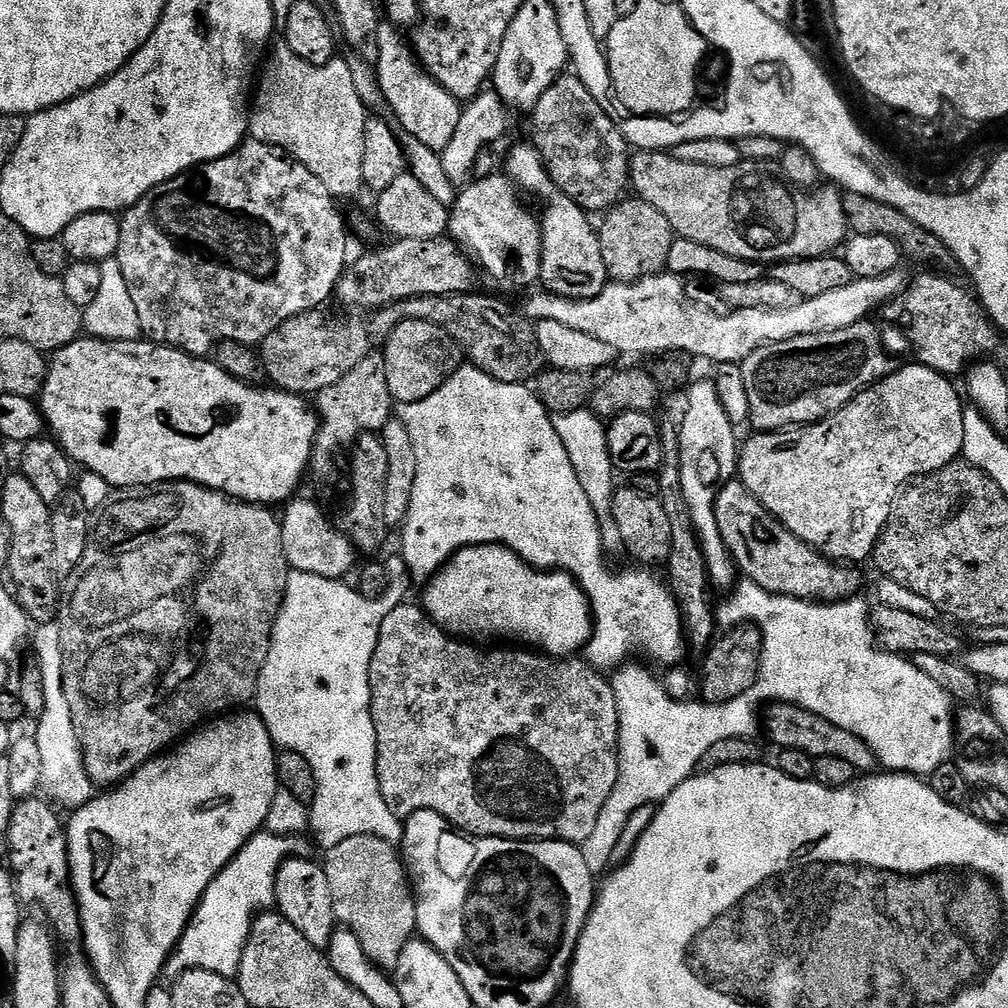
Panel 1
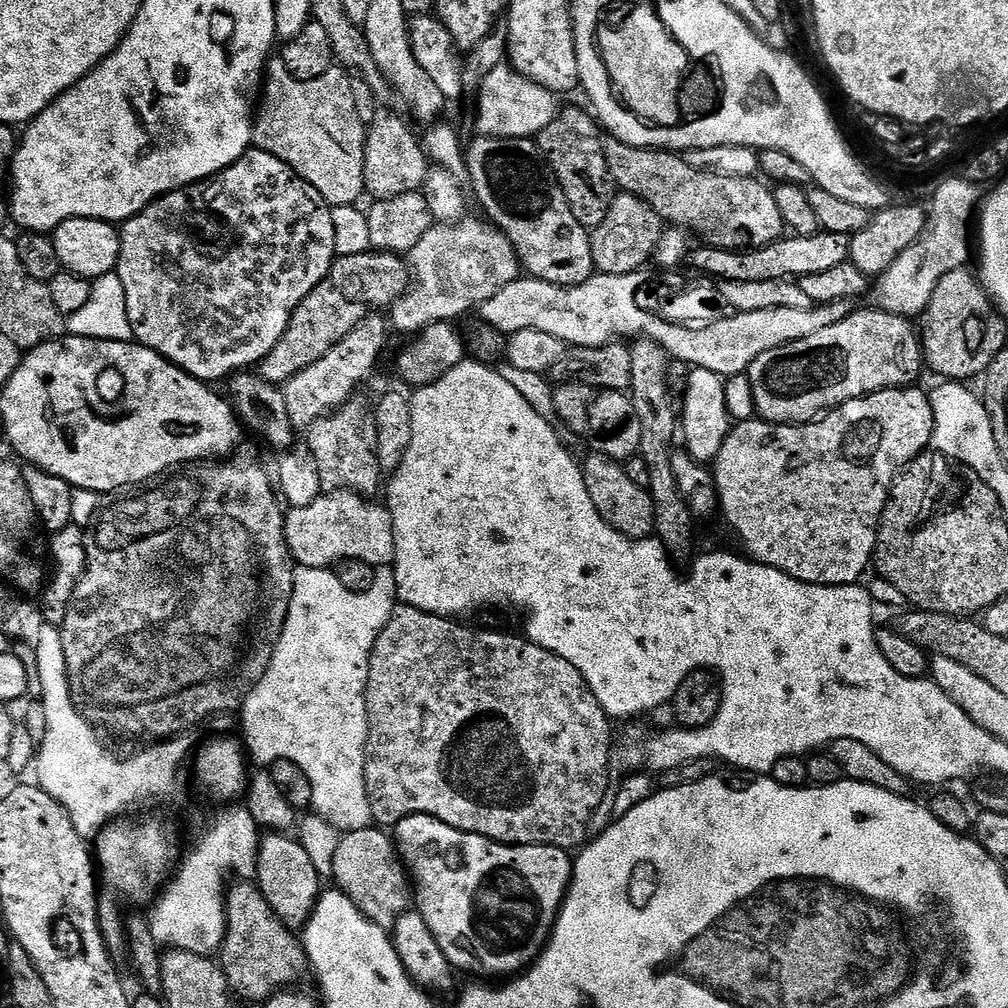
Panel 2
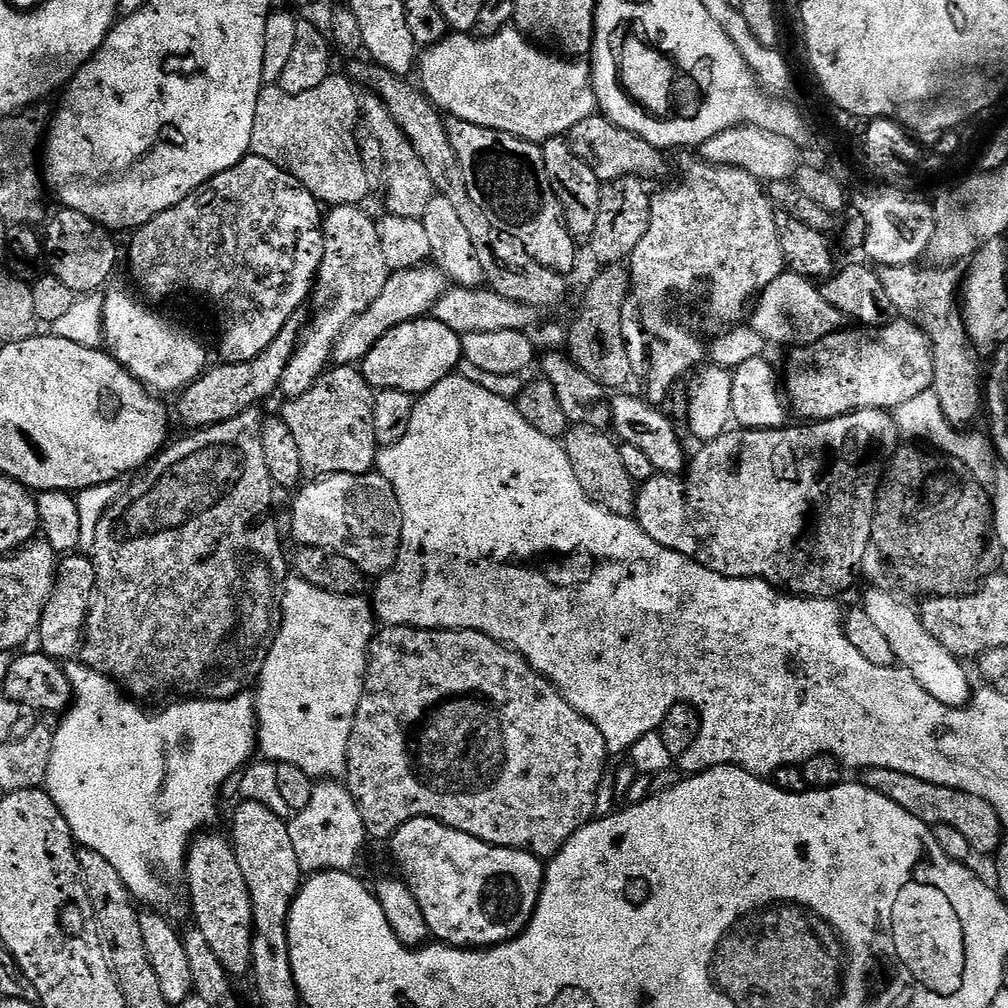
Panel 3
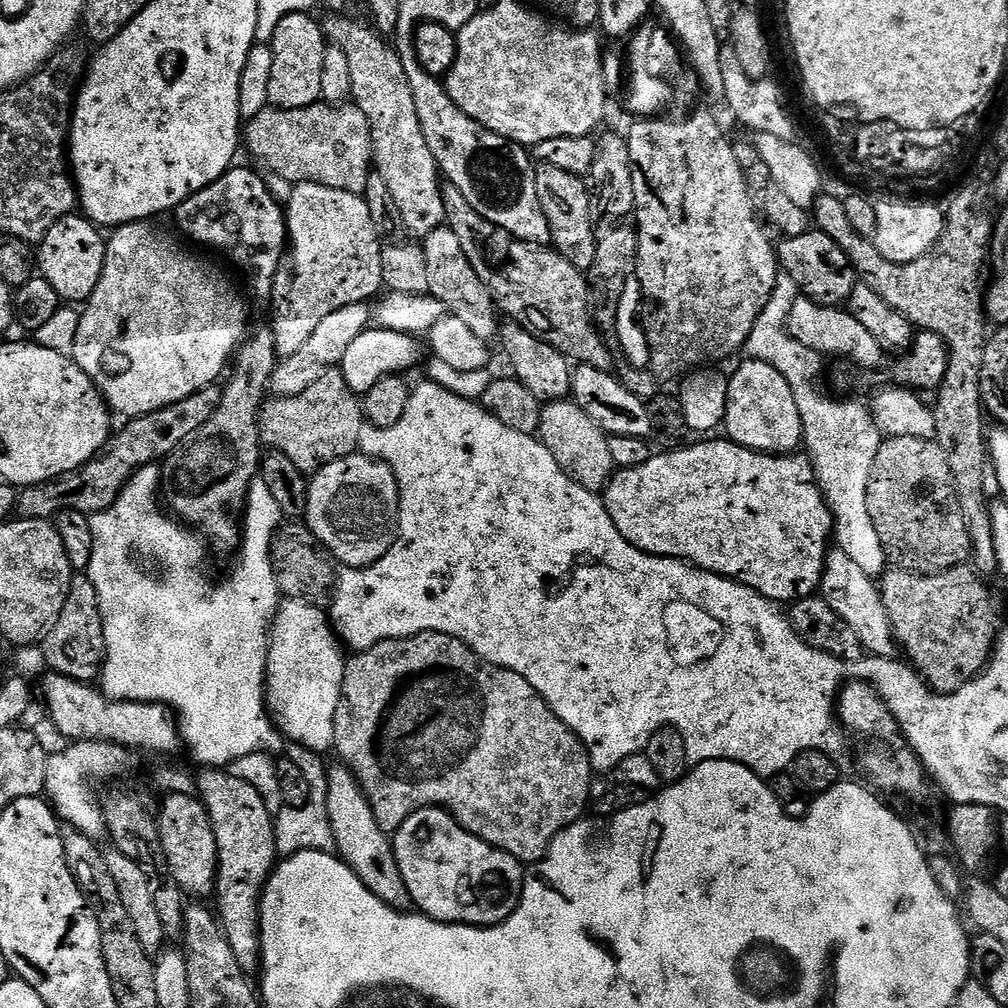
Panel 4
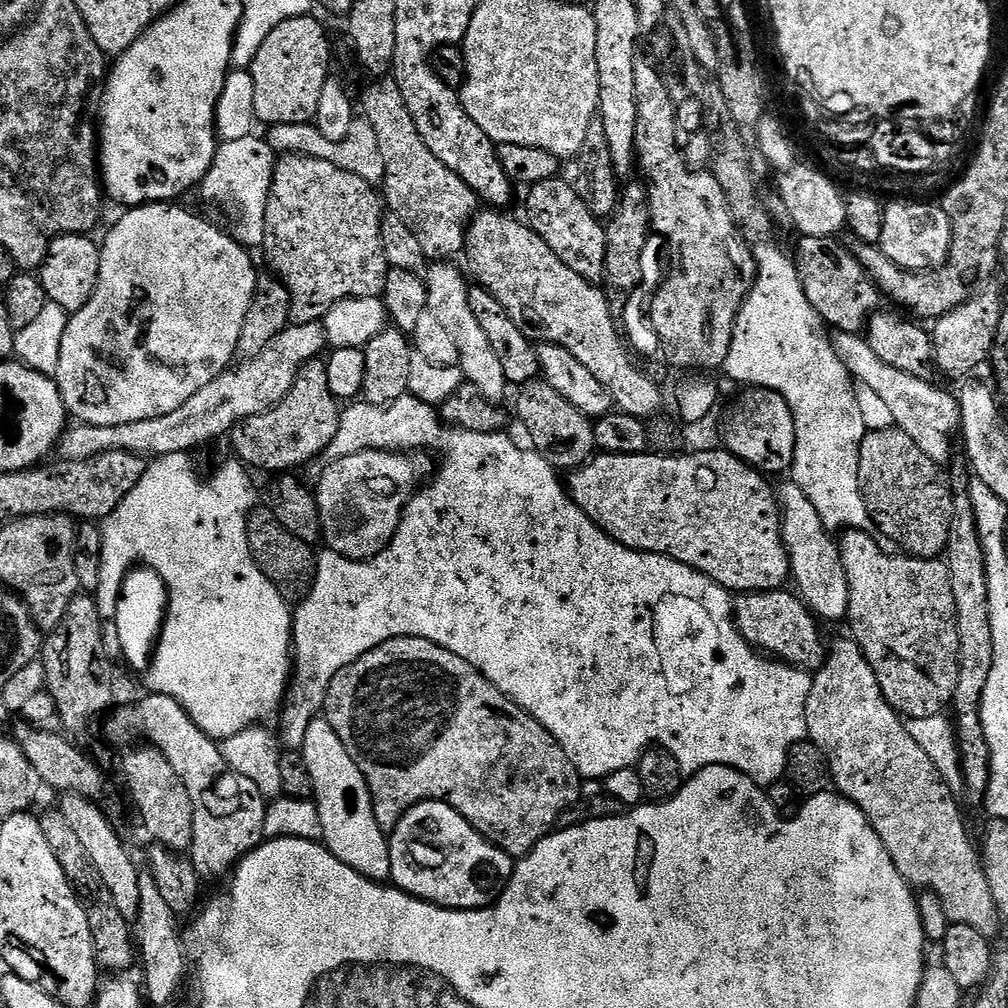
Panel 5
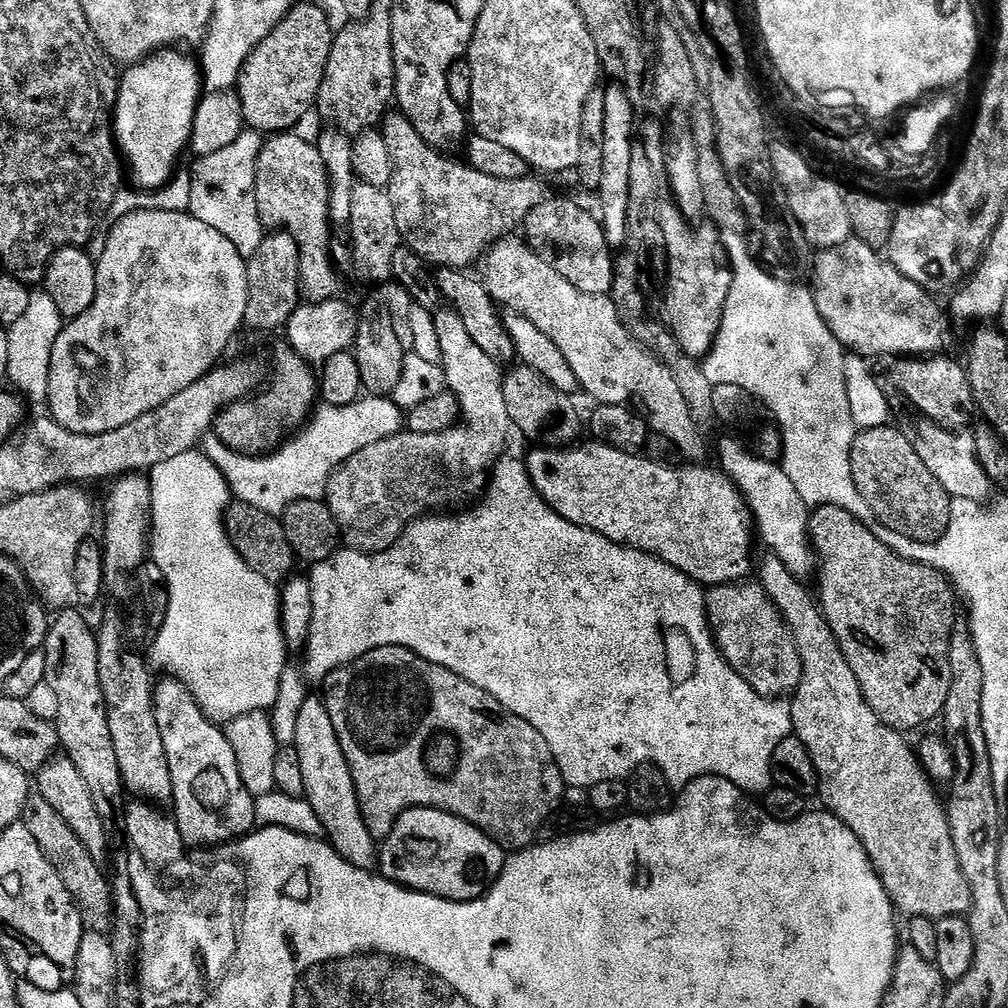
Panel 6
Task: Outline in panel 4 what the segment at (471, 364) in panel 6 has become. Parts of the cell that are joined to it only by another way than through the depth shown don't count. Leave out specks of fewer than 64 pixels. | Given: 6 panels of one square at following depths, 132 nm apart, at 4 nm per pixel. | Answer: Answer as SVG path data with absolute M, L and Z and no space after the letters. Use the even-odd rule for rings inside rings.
M441 226L422 241L422 247L426 254L426 271L430 278L430 295L441 300L451 315L462 318L462 322L466 322L466 326L470 326L470 330L478 334L478 338L486 342L495 341L498 336L498 309L482 278L474 274L474 266L470 266L470 258L466 258L462 242L458 242L458 234L454 234L452 228ZM353 454L320 468L308 481L306 525L344 568L371 568L398 539L400 483L386 462Z

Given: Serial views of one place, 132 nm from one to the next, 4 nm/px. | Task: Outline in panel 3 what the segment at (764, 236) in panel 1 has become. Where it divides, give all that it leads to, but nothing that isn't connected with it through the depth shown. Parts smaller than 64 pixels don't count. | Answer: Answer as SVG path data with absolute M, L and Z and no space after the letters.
M594 114L590 118L582 118L578 126L574 126L566 134L568 144L576 156L585 154L590 161L596 177L601 182L626 178L627 176L664 176L668 172L668 164L664 161L665 153L659 148L650 146L642 137L635 136L630 130L622 130L618 125L608 121L603 114Z

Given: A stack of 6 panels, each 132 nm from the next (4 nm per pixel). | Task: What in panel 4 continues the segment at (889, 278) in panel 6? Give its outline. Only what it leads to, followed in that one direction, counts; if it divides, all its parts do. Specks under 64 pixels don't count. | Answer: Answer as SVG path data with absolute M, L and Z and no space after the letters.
M810 230L797 236L785 236L779 242L779 267L783 275L791 278L807 299L831 308L847 305L850 294L857 286L858 277L850 266L850 258L842 254L838 242L826 238L826 234L818 230Z

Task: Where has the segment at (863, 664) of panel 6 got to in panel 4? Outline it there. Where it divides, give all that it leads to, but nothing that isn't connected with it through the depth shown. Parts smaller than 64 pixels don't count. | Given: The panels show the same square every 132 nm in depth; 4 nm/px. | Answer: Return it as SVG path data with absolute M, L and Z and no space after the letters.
M967 563L958 565L945 572L918 576L915 572L888 570L884 581L879 581L880 598L886 614L892 623L899 651L920 673L925 685L934 692L951 694L966 686L971 680L983 673L1002 631L1000 625L1000 604L992 597L992 592L983 584L981 573Z

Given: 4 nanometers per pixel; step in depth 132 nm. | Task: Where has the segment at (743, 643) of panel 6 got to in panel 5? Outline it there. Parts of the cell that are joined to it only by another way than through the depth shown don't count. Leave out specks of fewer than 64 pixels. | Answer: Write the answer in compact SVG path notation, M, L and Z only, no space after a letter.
M777 590L737 595L734 600L734 619L744 640L761 653L805 670L815 670L824 665L826 640L824 644L820 637L821 625L812 609L795 591Z

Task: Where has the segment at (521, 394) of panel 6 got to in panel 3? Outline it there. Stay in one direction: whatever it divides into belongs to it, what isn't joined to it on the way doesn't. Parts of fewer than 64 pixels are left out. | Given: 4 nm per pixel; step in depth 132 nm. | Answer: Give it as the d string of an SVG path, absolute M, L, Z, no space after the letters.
M583 426L569 427L562 437L562 443L566 454L570 458L570 466L574 466L574 478L578 478L578 486L582 486L582 490L586 490L589 498L595 504L600 504L614 514L632 516L636 510L638 485L630 478L630 474L626 474L626 465L622 463L622 454L620 453L620 444L607 431Z

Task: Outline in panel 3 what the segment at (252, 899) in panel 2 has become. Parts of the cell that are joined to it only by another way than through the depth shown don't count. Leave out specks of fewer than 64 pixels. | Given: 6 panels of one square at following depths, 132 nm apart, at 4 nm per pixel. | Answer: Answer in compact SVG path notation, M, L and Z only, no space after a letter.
M216 830L205 831L203 834L197 835L195 839L193 839L192 843L188 846L188 858L184 862L184 876L186 877L186 881L188 880L188 894L192 898L192 916L196 919L193 920L194 926L197 930L202 931L203 936L210 942L210 948L214 950L215 957L218 958L218 961L220 961L230 977L247 977L252 967L252 923L254 922L254 910L250 902L250 890L246 886L246 878L242 878L242 870L238 866L238 858L232 849L231 839L229 839L227 835L219 836L218 833L212 831Z

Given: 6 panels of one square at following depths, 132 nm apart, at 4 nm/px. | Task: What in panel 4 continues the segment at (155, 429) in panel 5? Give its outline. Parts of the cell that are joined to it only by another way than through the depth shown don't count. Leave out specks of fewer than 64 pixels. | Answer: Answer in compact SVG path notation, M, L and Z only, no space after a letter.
M367 303L342 306L342 310L334 310L334 314L322 318L318 330L314 330L314 334L310 334L310 338L306 338L302 350L298 350L298 354L283 357L277 363L268 383L271 395L279 398L302 394L302 390L310 390L310 386L314 386L314 382L318 382L318 378L322 378L322 374L339 366L350 342L368 330L373 323L374 312L371 307L368 307Z

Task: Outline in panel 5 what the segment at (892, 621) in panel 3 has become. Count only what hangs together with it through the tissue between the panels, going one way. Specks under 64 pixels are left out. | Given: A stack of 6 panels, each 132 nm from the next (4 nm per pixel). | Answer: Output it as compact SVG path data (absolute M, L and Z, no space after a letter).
M785 482L778 488L778 499L780 533L788 551L788 566L794 584L796 580L795 591L821 621L843 621L848 615L848 583L837 541L828 537L831 535L826 531L818 510L810 506L810 498L802 494L797 484Z

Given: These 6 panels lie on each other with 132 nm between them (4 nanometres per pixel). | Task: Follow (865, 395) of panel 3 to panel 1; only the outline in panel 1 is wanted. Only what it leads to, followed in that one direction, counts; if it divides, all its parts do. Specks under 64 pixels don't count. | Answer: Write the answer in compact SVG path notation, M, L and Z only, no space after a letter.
M872 322L846 326L846 330L834 330L834 334L806 334L802 338L790 338L786 342L767 344L754 350L742 362L746 395L749 398L750 424L762 432L779 432L793 426L807 426L832 416L842 406L851 402L858 393L881 380L893 371L894 363L888 357L880 332Z

